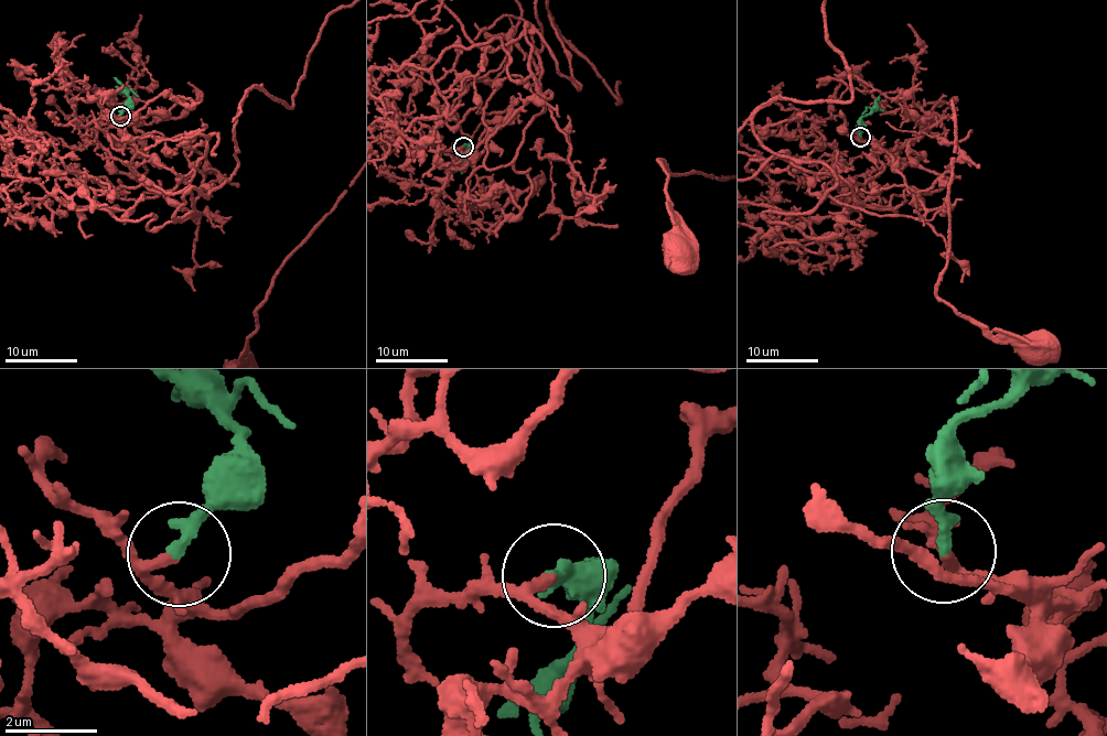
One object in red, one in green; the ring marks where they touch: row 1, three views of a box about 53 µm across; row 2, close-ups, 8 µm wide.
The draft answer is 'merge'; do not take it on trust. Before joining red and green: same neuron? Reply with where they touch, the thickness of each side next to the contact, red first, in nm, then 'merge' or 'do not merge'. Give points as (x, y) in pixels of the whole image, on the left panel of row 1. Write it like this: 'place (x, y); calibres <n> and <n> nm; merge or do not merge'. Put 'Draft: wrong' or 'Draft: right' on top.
Draft: right
place (120, 116); calibres 170 and 300 nm; merge

